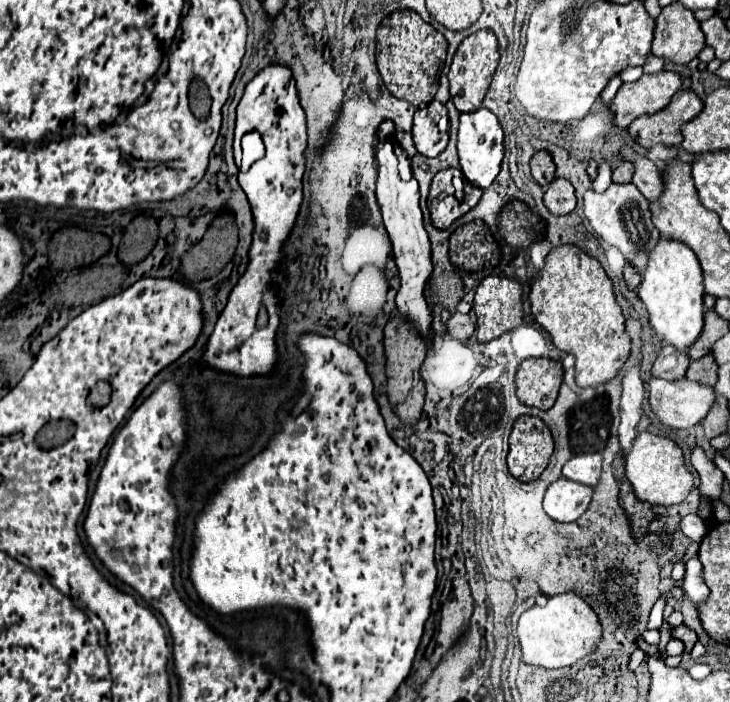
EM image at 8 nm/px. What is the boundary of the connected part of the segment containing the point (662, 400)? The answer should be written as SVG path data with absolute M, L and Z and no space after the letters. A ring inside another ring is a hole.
M650 379L650 407L660 423L674 429L686 429L700 423L714 405L714 389L690 379L664 381Z

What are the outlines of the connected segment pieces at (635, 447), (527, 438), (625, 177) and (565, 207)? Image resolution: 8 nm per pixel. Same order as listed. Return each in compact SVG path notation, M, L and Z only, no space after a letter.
M648 431L638 433L632 443L632 451L626 459L626 477L632 483L636 497L650 505L678 505L692 489L692 475L684 467L682 449L672 439Z
M522 415L514 421L510 433L508 469L516 479L520 479L518 473L524 473L526 479L540 477L550 461L552 451L552 433L540 417Z
M622 161L614 171L612 171L612 181L616 183L626 183L632 179L632 167L628 161Z
M556 177L548 185L548 191L544 193L544 205L554 215L566 215L566 213L574 211L576 209L576 195L574 195L572 183L568 179Z

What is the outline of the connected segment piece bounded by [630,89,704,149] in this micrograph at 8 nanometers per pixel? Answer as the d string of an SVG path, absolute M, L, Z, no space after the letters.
M680 89L668 107L664 107L658 113L642 115L630 125L630 135L646 149L654 145L666 145L676 147L682 143L680 127L694 117L700 115L704 109L700 97L694 91Z

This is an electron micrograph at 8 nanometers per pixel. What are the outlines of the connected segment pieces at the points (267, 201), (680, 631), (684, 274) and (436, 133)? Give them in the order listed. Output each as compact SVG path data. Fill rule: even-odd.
M272 63L256 73L256 77L246 85L244 95L238 103L236 135L244 135L248 131L258 131L266 145L264 159L260 159L260 163L254 163L248 173L240 171L238 175L238 183L248 195L256 223L250 249L250 265L240 277L238 285L232 289L228 305L224 307L204 353L204 361L208 365L236 375L270 373L276 363L274 335L280 323L280 315L278 297L270 291L270 283L276 277L274 267L280 261L280 247L286 241L302 203L306 149L306 117L300 107L296 81L288 65ZM278 107L284 107L282 115L276 115Z
M684 624L673 627L671 630L671 637L681 640L685 645L685 652L690 653L698 637L694 631L686 627Z
M658 241L650 255L648 269L638 287L638 297L648 309L650 325L668 345L688 355L688 347L696 343L704 327L704 287L702 271L692 249L678 241Z
M436 99L416 109L412 137L418 153L424 157L438 157L448 145L448 129L440 125L442 115L448 115L448 109Z

